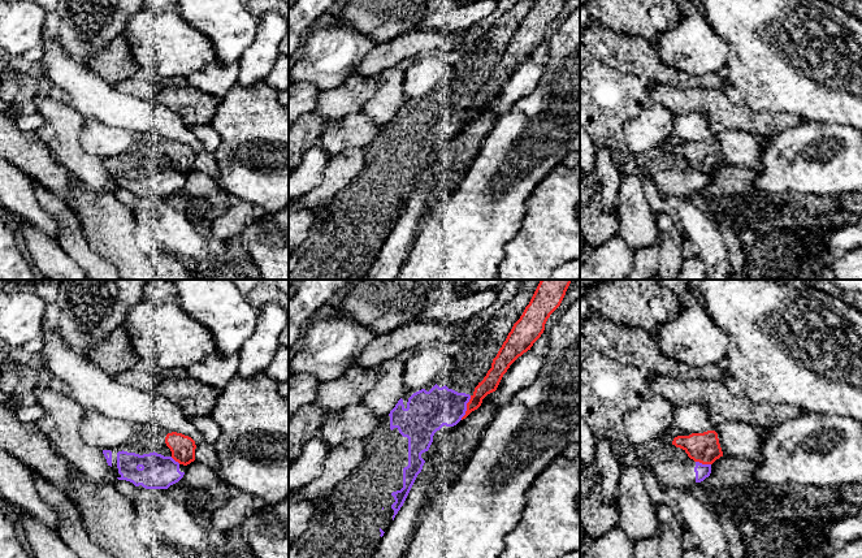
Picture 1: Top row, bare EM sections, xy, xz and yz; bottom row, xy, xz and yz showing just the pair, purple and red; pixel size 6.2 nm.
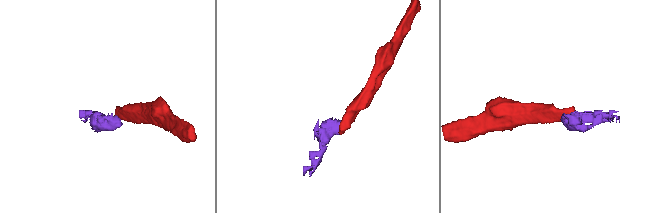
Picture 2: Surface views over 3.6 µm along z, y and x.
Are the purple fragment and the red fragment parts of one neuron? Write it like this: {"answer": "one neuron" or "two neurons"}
{"answer": "two neurons"}

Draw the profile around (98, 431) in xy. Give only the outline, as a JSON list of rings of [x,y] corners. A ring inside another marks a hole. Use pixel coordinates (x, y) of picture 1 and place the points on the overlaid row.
[[[86,411],[81,423],[83,441],[100,450],[111,450],[126,444],[135,434],[137,424]]]

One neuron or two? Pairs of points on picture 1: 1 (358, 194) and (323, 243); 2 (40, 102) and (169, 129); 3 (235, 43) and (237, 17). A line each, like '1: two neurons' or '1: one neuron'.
1: one neuron
2: two neurons
3: one neuron

